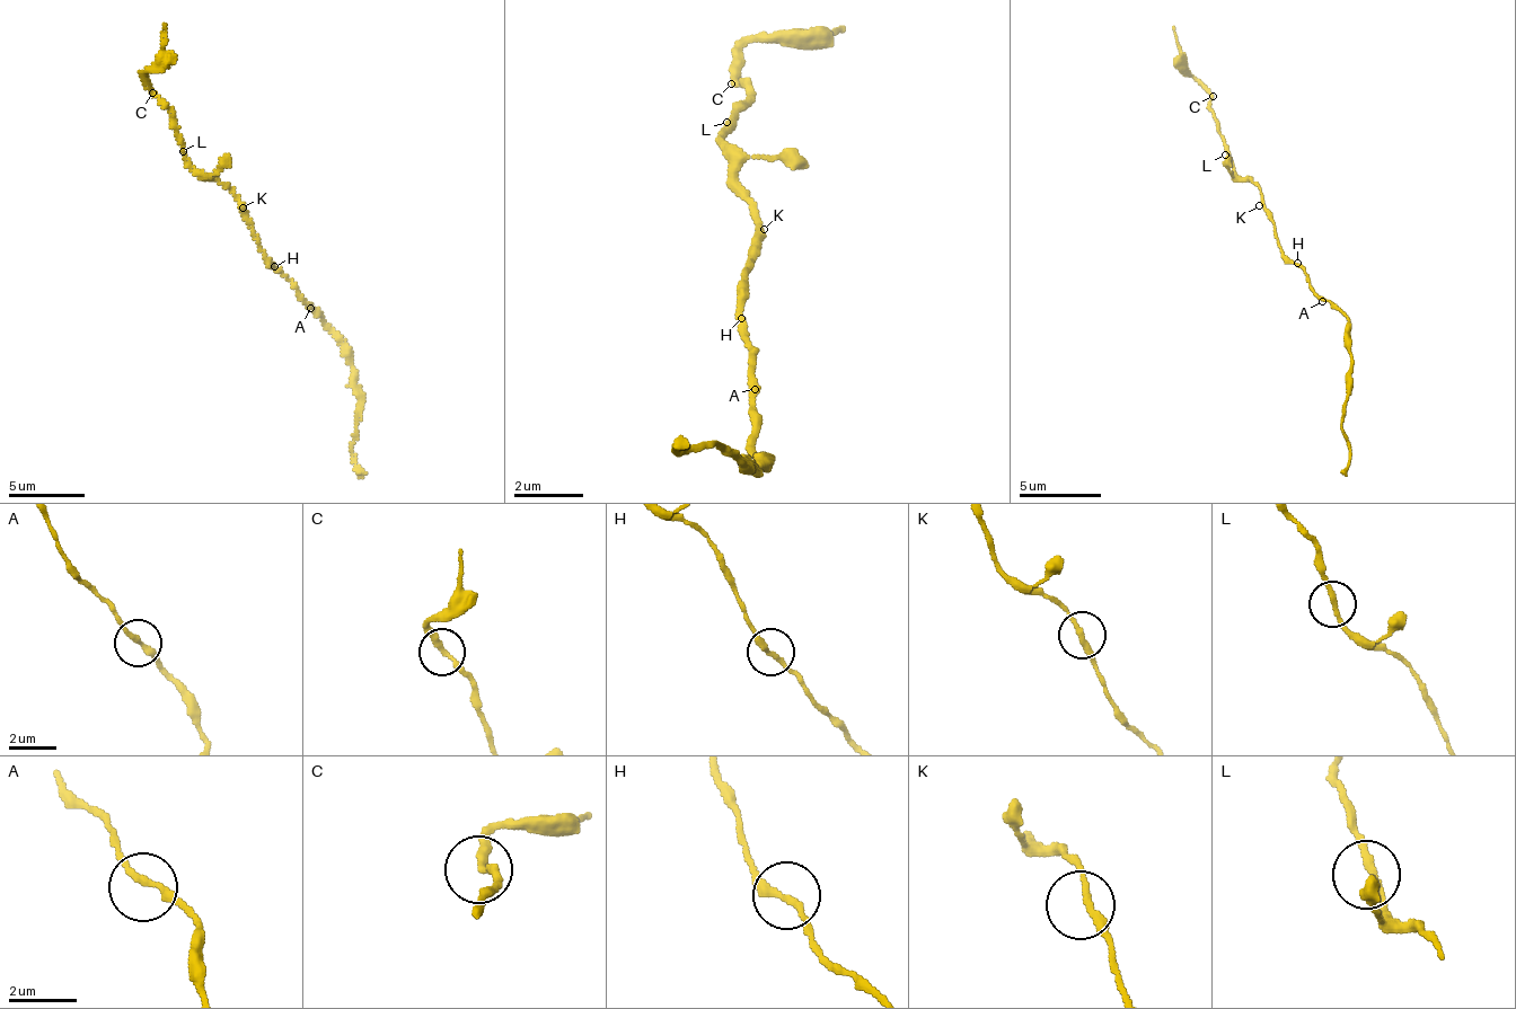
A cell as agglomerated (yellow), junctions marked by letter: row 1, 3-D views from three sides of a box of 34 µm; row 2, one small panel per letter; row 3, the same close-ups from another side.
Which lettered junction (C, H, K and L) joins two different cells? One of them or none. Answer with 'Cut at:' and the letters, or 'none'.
Cut at: none

